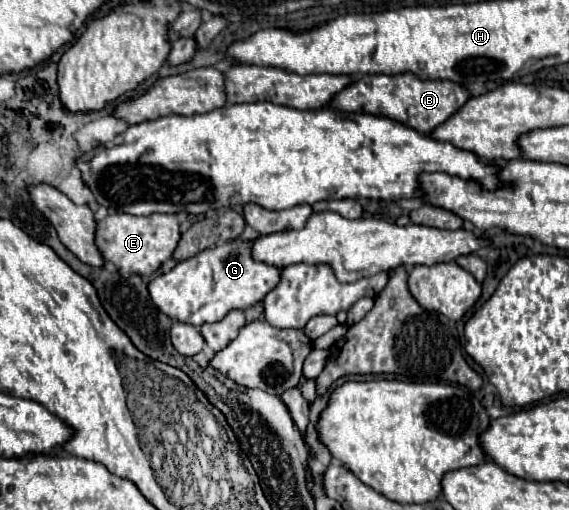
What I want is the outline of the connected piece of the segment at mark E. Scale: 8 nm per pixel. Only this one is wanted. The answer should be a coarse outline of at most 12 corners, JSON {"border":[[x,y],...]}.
{"border":[[110,214],[96,242],[122,276],[150,276],[180,242],[176,214]]}

